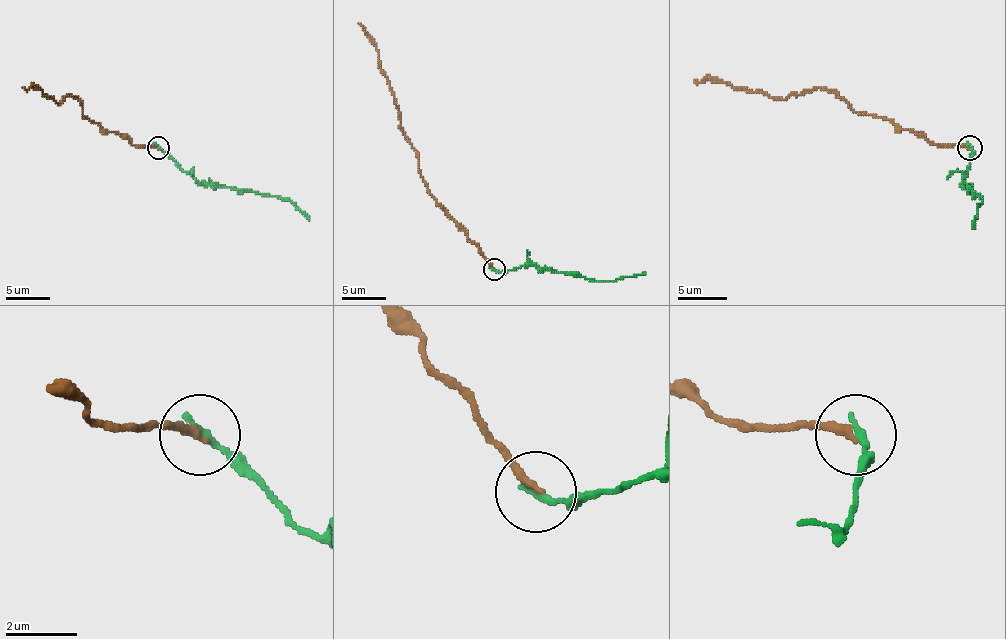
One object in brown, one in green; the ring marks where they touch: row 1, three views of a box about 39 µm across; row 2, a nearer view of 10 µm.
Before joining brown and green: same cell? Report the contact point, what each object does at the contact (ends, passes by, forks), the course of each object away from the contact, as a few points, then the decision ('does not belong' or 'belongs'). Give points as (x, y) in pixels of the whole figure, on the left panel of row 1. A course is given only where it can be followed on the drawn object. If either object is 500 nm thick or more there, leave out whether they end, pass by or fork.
place (158, 148); brown ends; green ends; course brown (158, 147), (133, 145), (84, 118), (82, 105), (69, 94), (58, 105), (40, 89), (22, 87); course green (158, 147), (202, 185), (280, 196), (309, 220); does not belong

